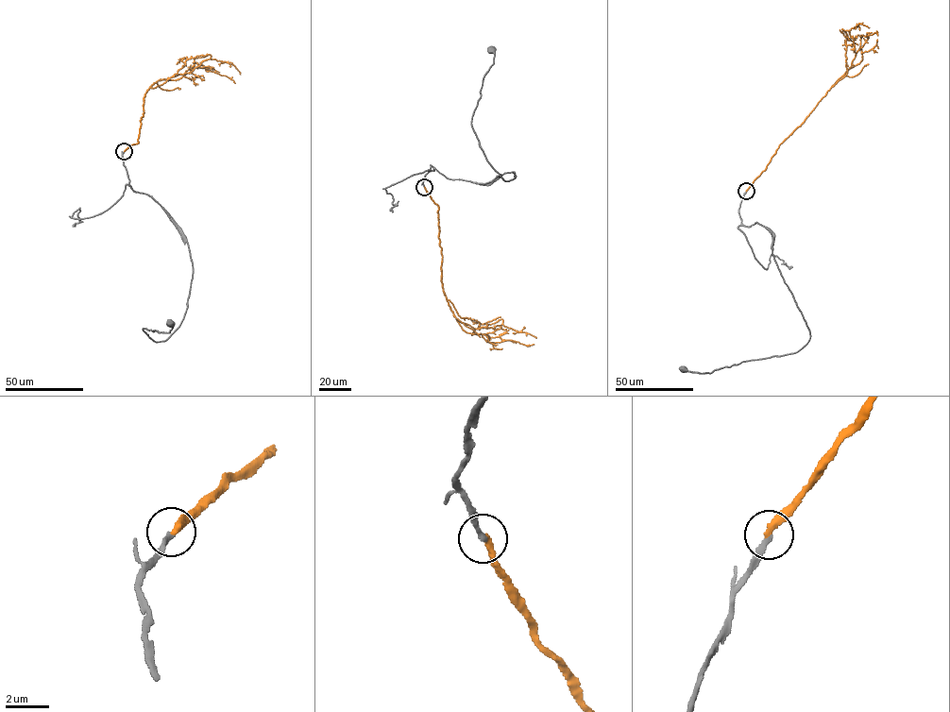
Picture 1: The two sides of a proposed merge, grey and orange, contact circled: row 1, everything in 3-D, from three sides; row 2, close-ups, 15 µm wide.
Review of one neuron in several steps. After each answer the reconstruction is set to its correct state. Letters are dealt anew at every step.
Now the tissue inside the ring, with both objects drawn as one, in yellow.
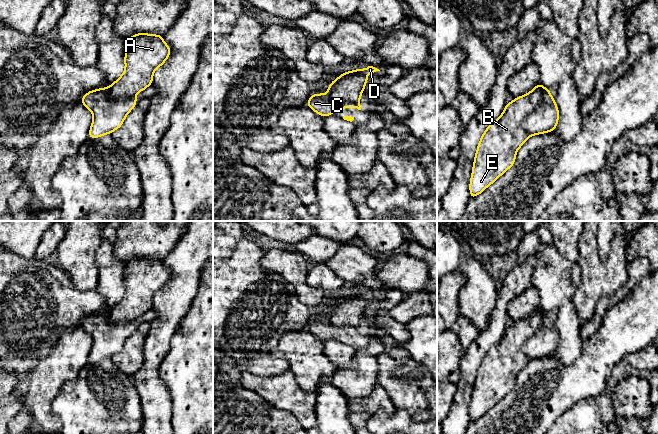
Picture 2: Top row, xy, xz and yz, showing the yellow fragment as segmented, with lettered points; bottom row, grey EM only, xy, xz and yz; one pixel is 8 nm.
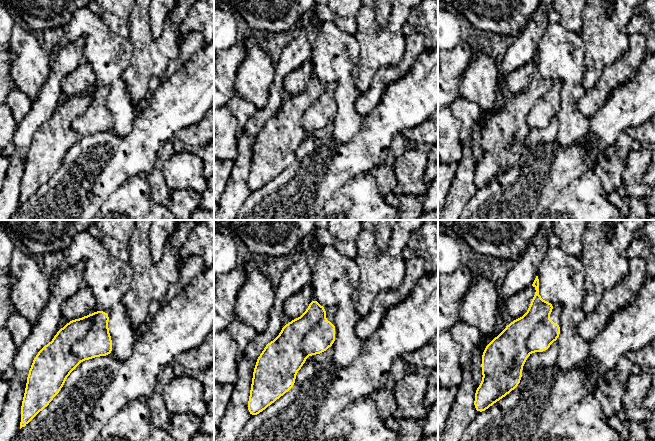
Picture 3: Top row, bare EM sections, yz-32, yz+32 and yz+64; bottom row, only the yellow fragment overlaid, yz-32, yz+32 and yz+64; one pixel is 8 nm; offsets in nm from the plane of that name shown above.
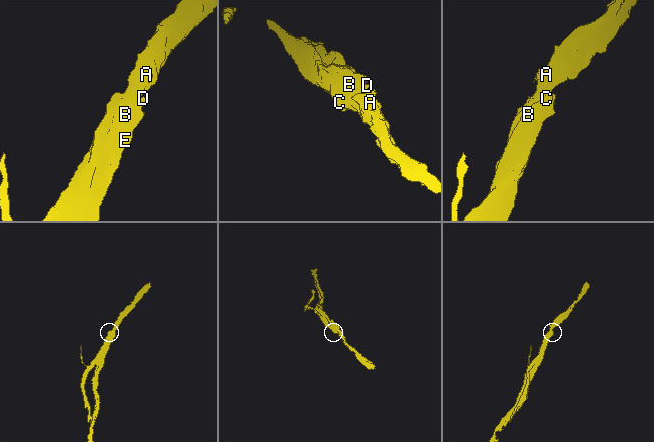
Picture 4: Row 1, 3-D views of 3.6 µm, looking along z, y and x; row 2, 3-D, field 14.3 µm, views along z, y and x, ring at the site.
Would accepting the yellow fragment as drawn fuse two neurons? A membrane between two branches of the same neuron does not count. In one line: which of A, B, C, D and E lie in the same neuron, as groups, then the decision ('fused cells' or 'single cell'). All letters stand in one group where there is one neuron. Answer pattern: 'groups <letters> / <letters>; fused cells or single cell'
groups A B D E / C; fused cells

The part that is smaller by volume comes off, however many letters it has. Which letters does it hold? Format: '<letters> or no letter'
C

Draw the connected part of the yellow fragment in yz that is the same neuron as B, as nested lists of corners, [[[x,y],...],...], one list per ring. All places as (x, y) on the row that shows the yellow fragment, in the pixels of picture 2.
[[[539,83],[529,93],[505,104],[500,117],[483,132],[472,167],[470,199],[481,194],[514,165],[517,151],[530,137],[522,122],[536,108],[545,90]]]

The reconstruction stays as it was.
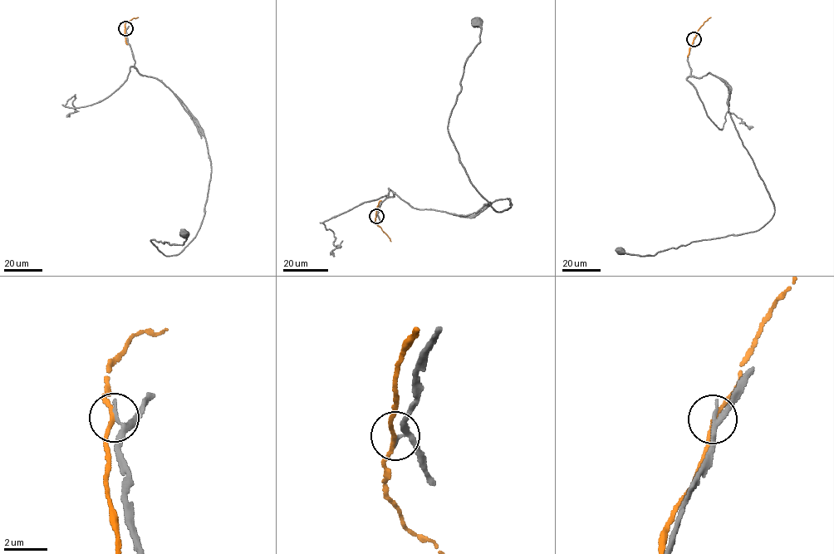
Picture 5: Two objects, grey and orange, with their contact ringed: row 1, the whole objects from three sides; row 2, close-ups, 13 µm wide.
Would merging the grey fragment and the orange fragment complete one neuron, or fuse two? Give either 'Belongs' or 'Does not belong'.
Does not belong

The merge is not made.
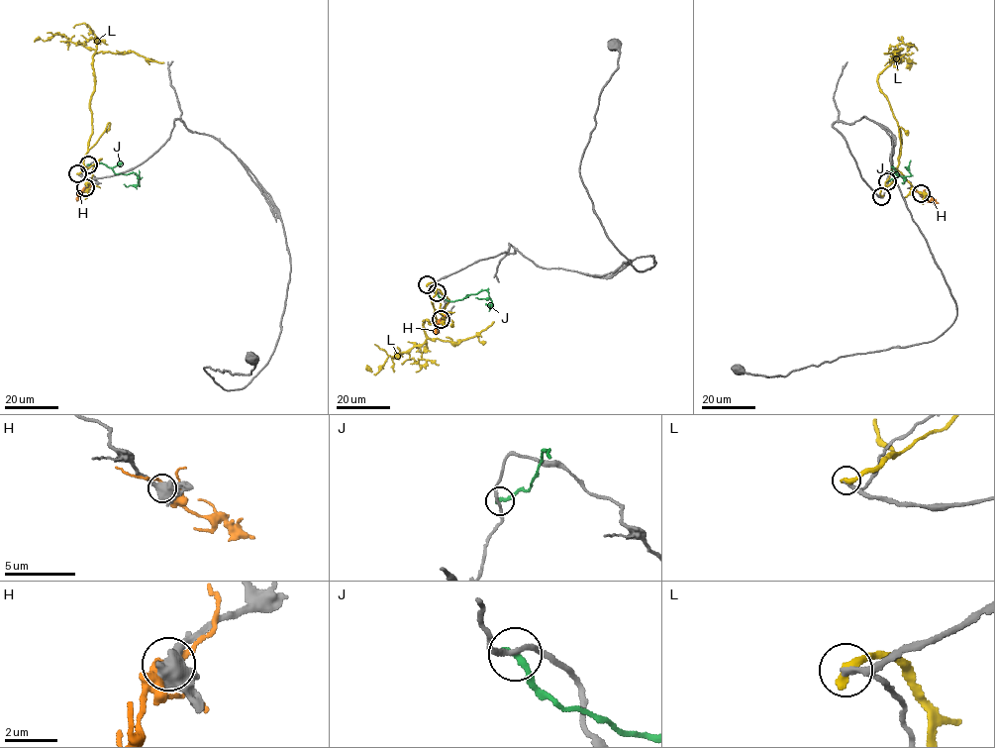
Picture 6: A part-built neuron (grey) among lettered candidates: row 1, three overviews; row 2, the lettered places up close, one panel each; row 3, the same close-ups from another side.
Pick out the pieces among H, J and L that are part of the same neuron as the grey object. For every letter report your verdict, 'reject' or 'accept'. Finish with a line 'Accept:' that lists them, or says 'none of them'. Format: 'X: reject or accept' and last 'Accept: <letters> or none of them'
H: reject
J: reject
L: reject
Accept: none of them

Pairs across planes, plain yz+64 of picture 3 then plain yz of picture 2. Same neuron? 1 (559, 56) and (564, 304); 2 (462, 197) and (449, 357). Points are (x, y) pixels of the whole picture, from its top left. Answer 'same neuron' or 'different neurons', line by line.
1: same neuron
2: different neurons

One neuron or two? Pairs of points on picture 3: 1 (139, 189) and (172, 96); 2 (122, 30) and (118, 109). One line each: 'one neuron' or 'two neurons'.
1: two neurons
2: two neurons

